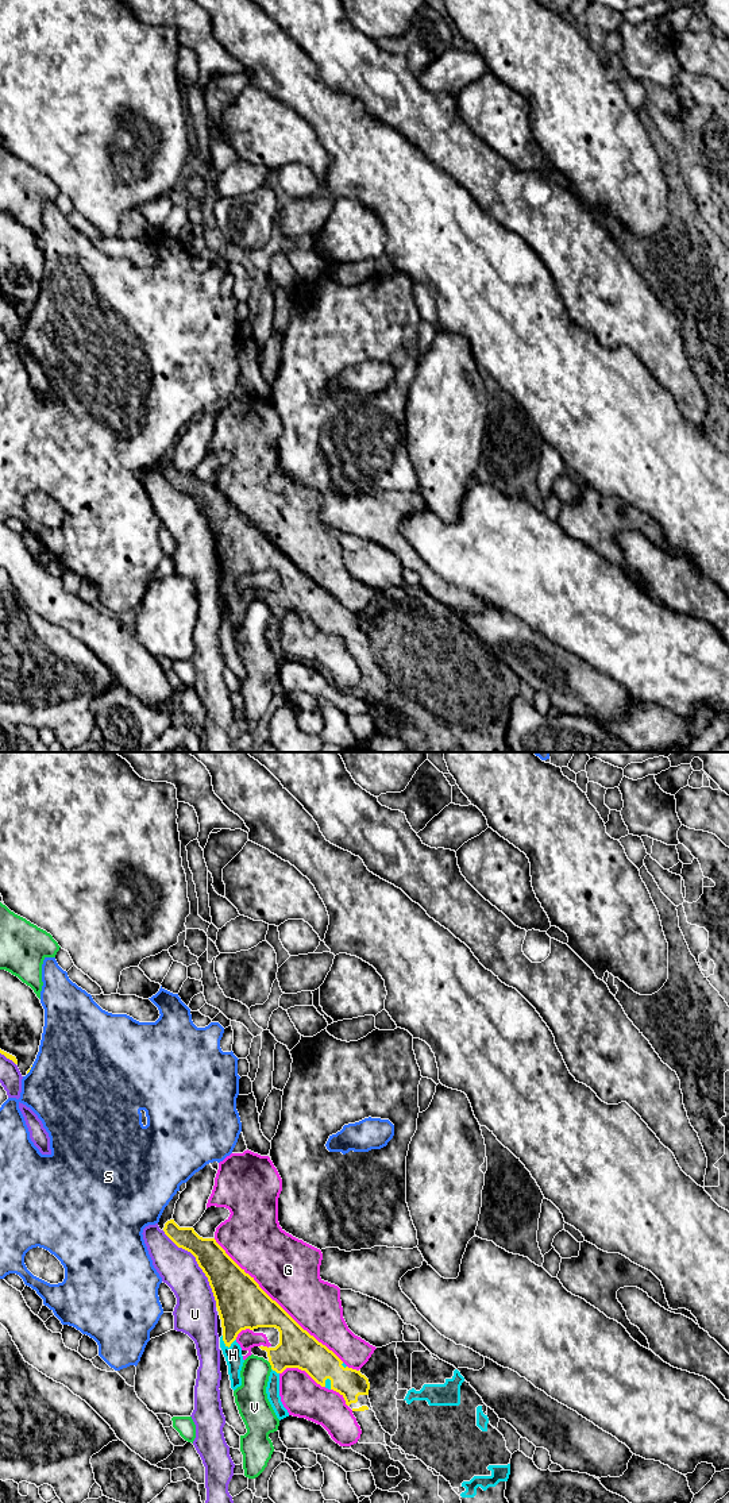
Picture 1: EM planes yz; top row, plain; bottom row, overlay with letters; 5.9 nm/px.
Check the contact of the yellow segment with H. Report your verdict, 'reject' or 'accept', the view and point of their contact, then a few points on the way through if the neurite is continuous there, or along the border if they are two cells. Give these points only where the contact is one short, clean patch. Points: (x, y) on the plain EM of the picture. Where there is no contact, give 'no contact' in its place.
accept; meets yellow in yz at (227, 589)

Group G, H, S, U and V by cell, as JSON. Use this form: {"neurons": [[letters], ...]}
{"neurons": [["G"], ["H"], ["S"], ["U"], ["V"]]}

